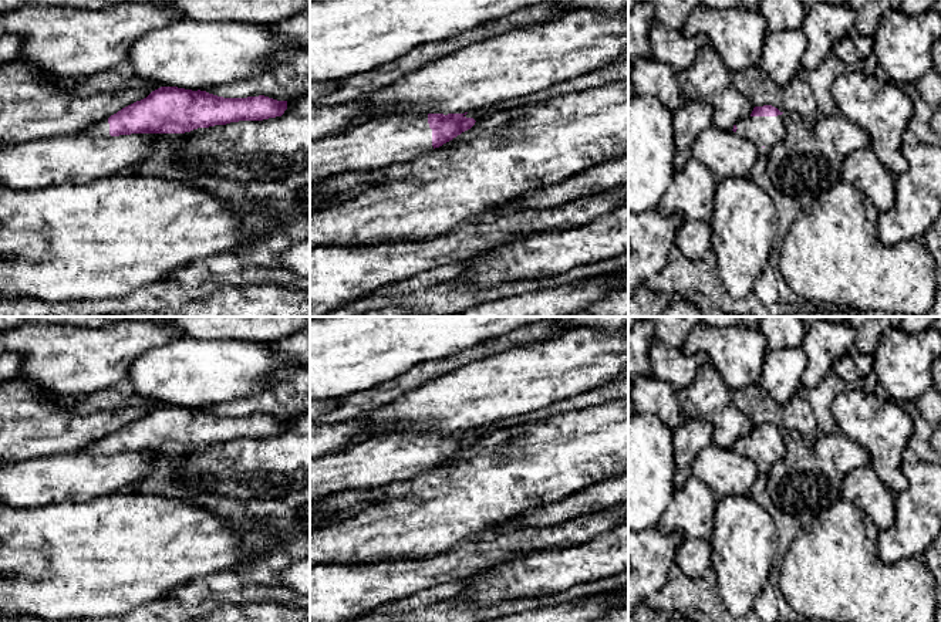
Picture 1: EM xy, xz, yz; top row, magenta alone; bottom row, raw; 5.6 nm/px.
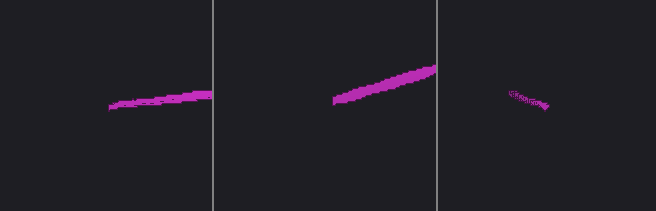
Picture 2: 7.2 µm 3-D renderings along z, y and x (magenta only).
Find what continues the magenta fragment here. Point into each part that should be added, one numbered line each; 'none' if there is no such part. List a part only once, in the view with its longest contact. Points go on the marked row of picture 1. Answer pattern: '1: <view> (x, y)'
1: xz (378, 142)

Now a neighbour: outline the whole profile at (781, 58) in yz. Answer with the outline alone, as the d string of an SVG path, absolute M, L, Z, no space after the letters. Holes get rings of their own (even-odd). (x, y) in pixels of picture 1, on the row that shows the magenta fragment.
M800 28L768 31L758 67L778 85L789 85L802 70L807 40Z

